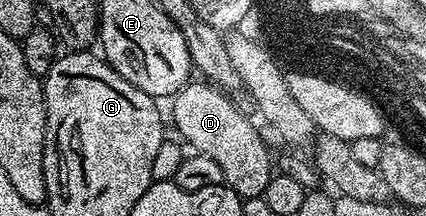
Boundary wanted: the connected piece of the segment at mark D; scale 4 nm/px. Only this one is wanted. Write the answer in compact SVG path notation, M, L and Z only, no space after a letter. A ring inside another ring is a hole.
M189 82L171 97L170 124L188 139L187 147L193 153L212 159L222 166L222 178L241 198L263 197L266 186L274 174L274 156L268 153L268 144L260 132L227 100L223 91L209 83Z

